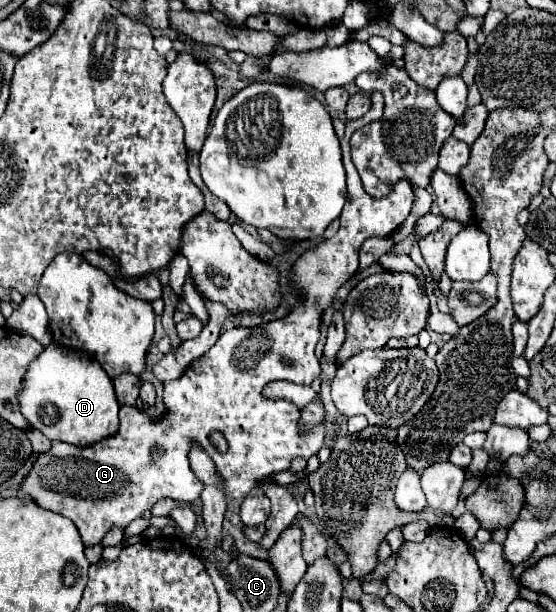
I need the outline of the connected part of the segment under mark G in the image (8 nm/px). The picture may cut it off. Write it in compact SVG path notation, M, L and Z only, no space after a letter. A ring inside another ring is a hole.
M373 91L371 101L373 101L373 105L371 105L369 113L365 113L361 119L347 121L345 137L341 141L343 165L347 171L347 201L345 201L345 207L341 213L339 231L331 239L325 239L319 245L307 249L303 255L299 255L299 259L291 267L291 283L289 285L291 285L291 291L299 297L299 303L293 305L291 313L287 313L283 319L275 319L275 321L251 327L251 329L235 327L235 329L225 331L219 337L219 341L205 355L195 359L179 379L165 383L165 391L163 391L165 413L161 417L151 419L145 411L131 407L131 405L125 405L125 407L121 407L121 427L115 435L101 439L99 443L95 443L91 447L83 447L83 449L69 445L69 443L53 441L49 451L39 453L37 461L33 463L31 473L21 483L21 491L27 497L35 499L41 507L71 519L77 525L85 547L93 547L93 545L101 543L105 533L111 531L113 527L127 527L131 521L143 517L143 513L151 511L153 505L161 499L175 499L175 501L199 499L199 495L203 491L203 483L199 483L199 479L195 477L195 473L191 471L189 461L187 461L191 445L199 445L207 451L207 455L211 457L211 461L217 467L217 475L223 481L225 497L239 499L239 501L245 499L247 495L251 495L263 479L273 477L281 471L287 471L293 459L297 459L297 457L309 459L311 455L315 455L323 447L323 429L313 429L301 439L299 427L297 427L299 407L295 403L283 401L283 399L267 401L267 399L263 399L261 389L269 381L275 381L275 379L287 379L287 381L293 381L299 385L311 385L311 381L321 375L321 365L319 365L319 359L315 357L315 347L317 347L319 337L321 337L323 313L329 309L337 289L341 285L345 285L355 275L357 265L359 265L361 245L371 237L381 237L381 239L389 237L393 231L397 231L397 227L407 219L407 215L411 211L411 205L415 199L411 183L399 181L393 187L393 191L387 195L387 199L373 199L371 195L365 193L361 179L359 179L359 173L351 161L349 139L351 139L353 131L383 117L383 109L385 109L383 95L379 91ZM213 429L219 429L225 433L227 443L229 443L227 453L217 453L211 447L209 431L213 431Z

